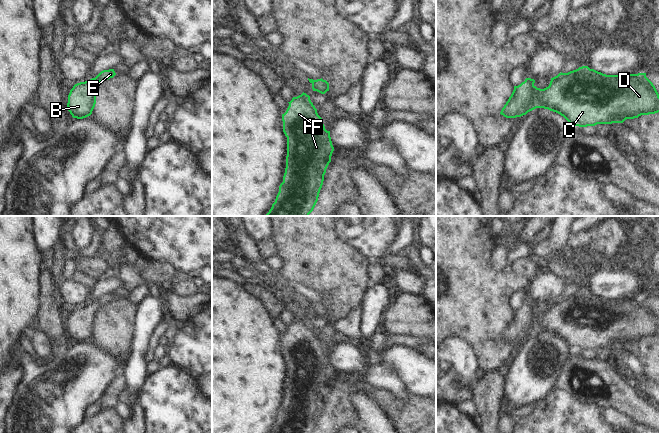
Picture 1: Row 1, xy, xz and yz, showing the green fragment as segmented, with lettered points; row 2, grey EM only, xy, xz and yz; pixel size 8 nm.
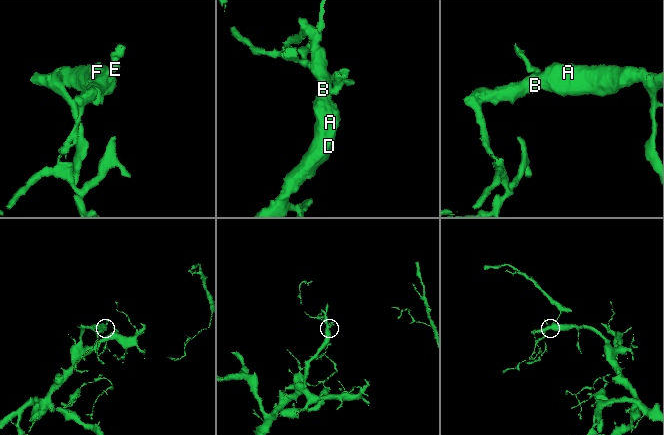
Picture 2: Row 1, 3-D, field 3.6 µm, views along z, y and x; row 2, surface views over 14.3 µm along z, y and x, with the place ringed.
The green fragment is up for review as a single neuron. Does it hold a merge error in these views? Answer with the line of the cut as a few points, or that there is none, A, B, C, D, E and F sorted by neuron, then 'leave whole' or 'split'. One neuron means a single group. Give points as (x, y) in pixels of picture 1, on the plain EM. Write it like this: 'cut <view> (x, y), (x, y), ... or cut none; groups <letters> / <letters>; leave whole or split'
cut none; groups A B C D E F; leave whole

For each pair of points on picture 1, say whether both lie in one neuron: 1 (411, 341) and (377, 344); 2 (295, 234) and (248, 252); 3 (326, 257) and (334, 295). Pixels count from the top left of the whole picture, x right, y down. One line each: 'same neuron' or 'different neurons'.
1: same neuron
2: different neurons
3: same neuron

